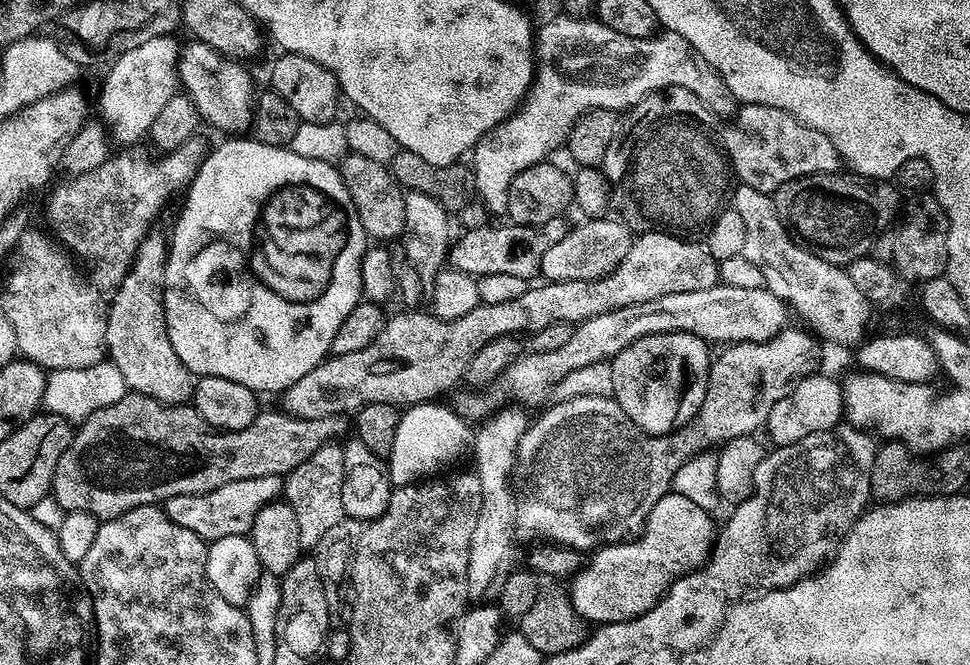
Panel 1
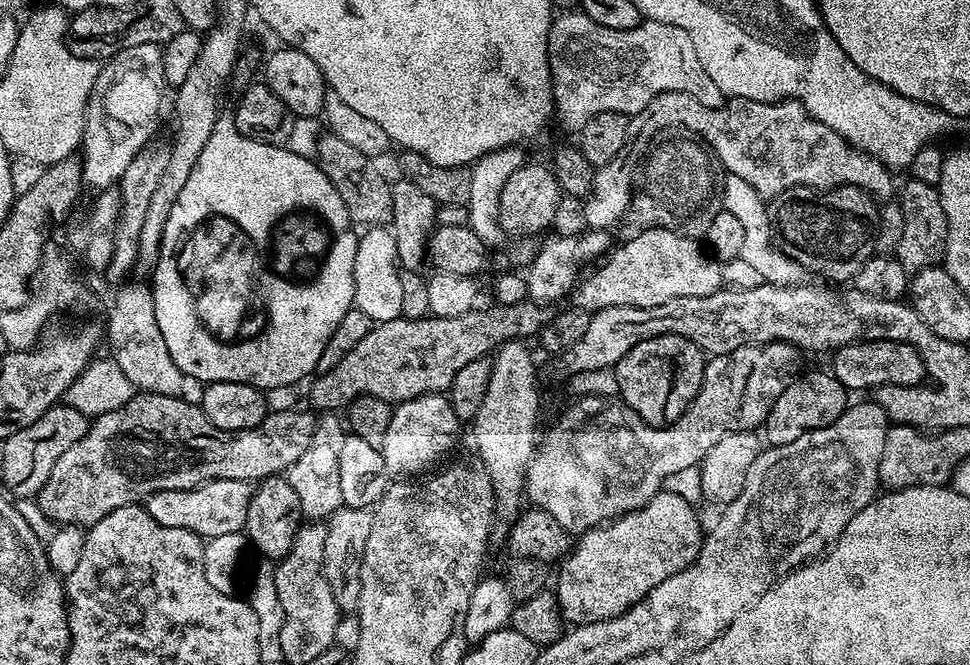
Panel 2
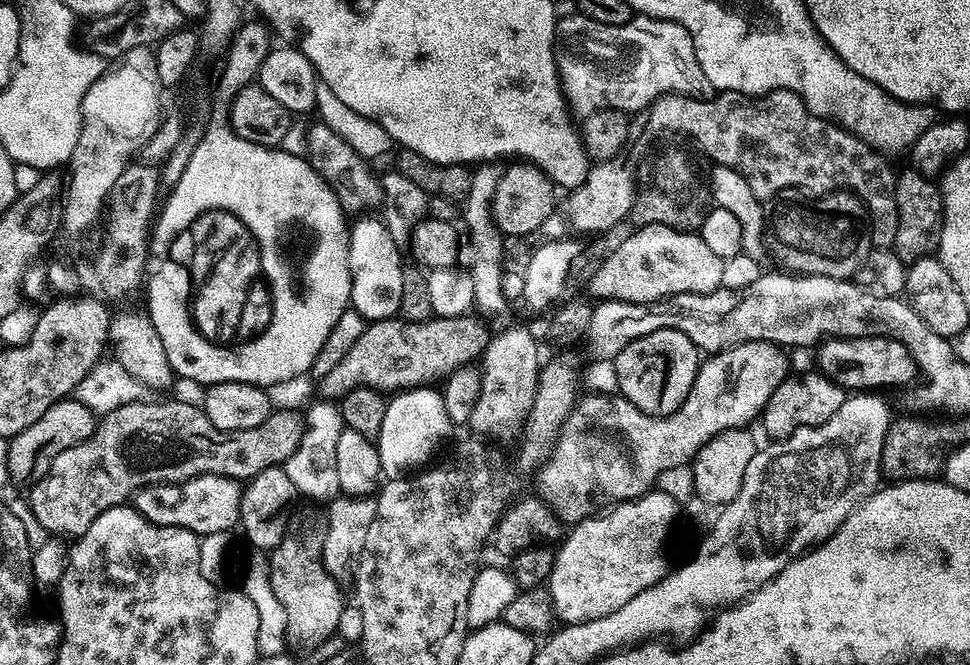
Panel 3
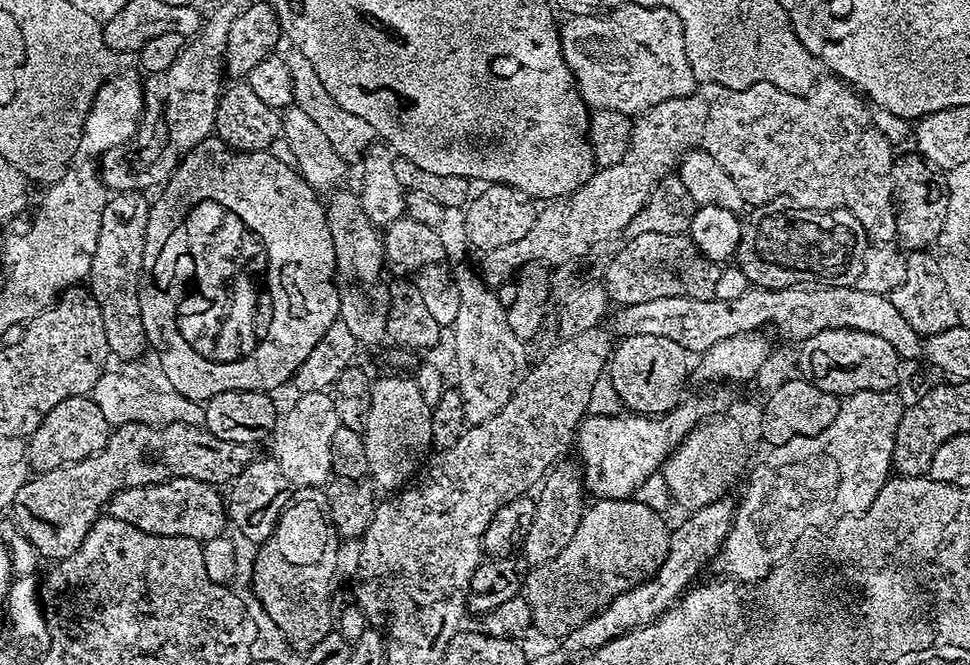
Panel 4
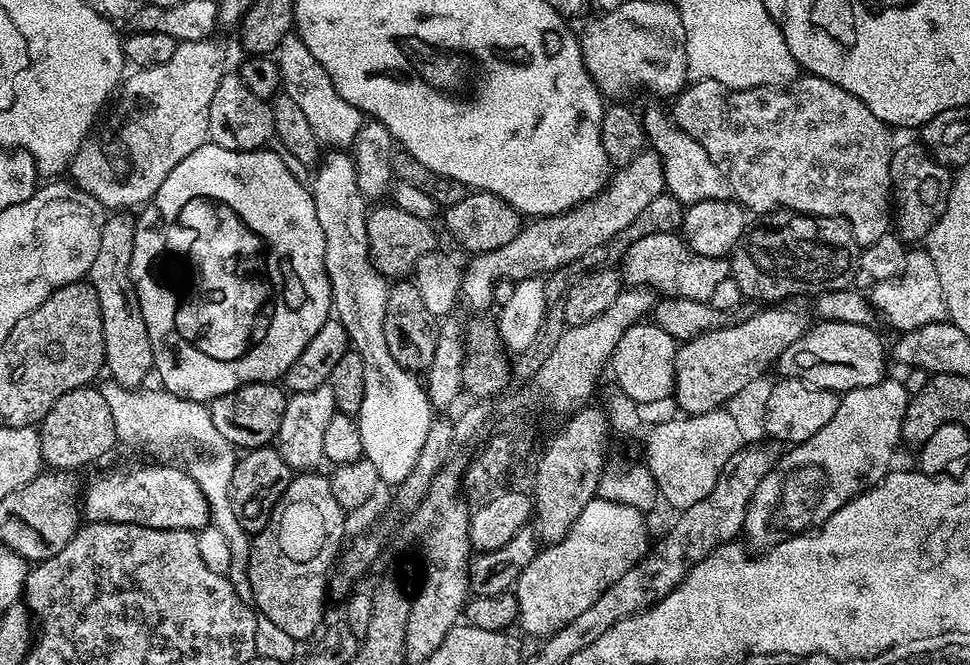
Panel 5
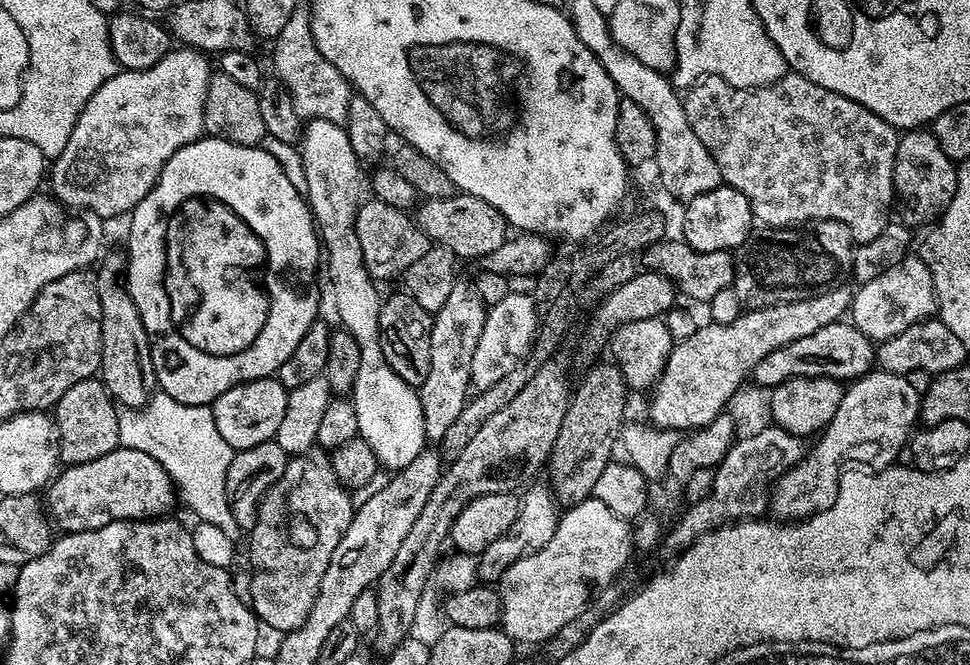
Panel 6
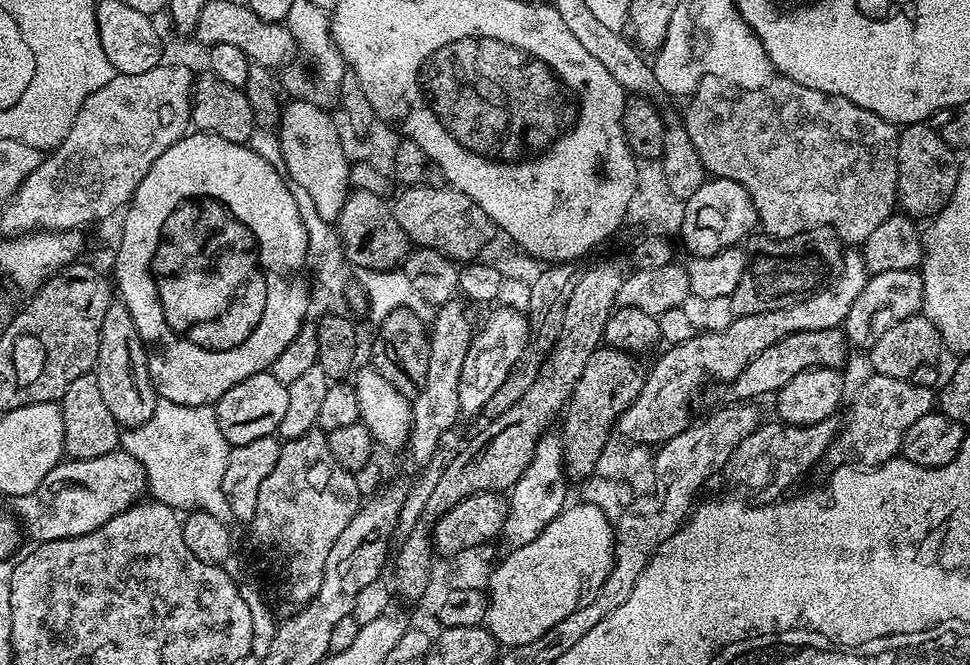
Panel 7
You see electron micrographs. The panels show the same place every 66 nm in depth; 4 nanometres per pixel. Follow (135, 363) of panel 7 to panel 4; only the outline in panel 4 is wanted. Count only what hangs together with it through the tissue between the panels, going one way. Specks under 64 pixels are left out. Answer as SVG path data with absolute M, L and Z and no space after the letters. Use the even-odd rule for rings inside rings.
M117 191L109 195L106 210L102 210L102 230L98 230L98 246L94 262L86 277L87 287L102 310L102 326L106 326L108 351L120 360L136 360L149 347L148 335L142 326L140 313L140 274L146 242L146 222L152 209L143 191Z

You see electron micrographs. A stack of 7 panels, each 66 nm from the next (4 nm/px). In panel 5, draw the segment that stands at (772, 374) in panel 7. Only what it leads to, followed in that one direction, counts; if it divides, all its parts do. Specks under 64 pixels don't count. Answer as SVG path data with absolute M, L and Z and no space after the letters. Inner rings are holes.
M820 320L819 322L813 323L809 327L807 332L802 334L802 338L798 338L798 342L790 342L790 346L786 346L786 350L782 350L778 361L778 368L780 367L779 375L789 380L801 380L807 384L812 384L815 388L825 388L831 392L837 394L843 394L854 390L855 388L865 388L866 386L874 386L878 382L882 382L886 378L886 372L884 372L884 352L886 356L886 344L880 341L880 336L875 332L875 327L866 324L855 324L854 322L838 322L837 320Z

